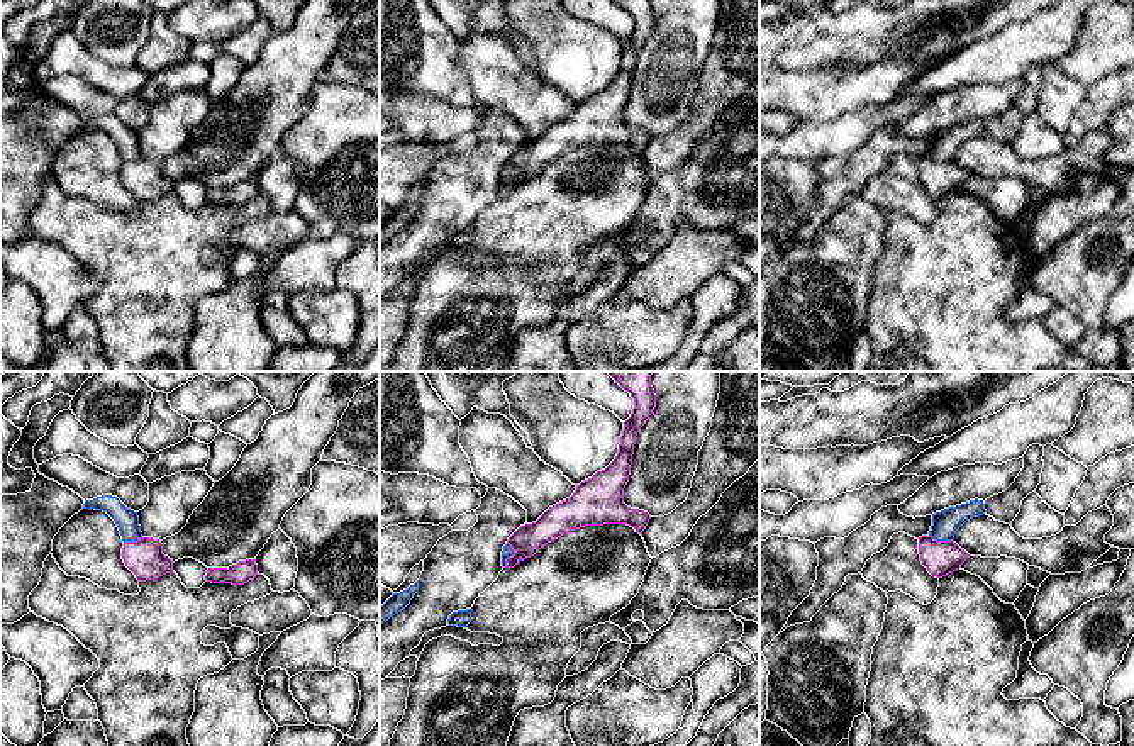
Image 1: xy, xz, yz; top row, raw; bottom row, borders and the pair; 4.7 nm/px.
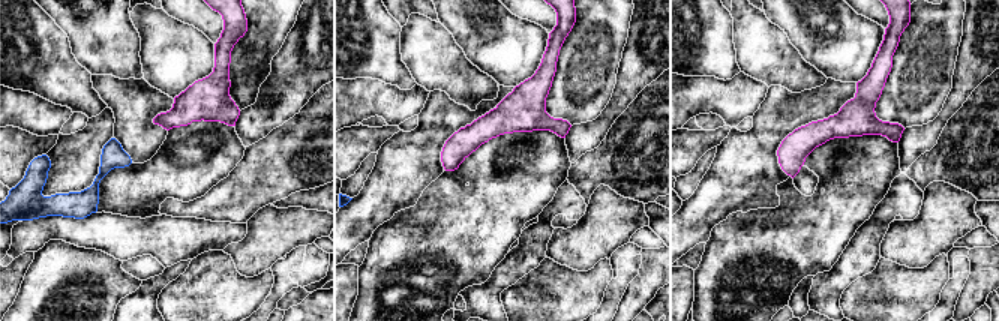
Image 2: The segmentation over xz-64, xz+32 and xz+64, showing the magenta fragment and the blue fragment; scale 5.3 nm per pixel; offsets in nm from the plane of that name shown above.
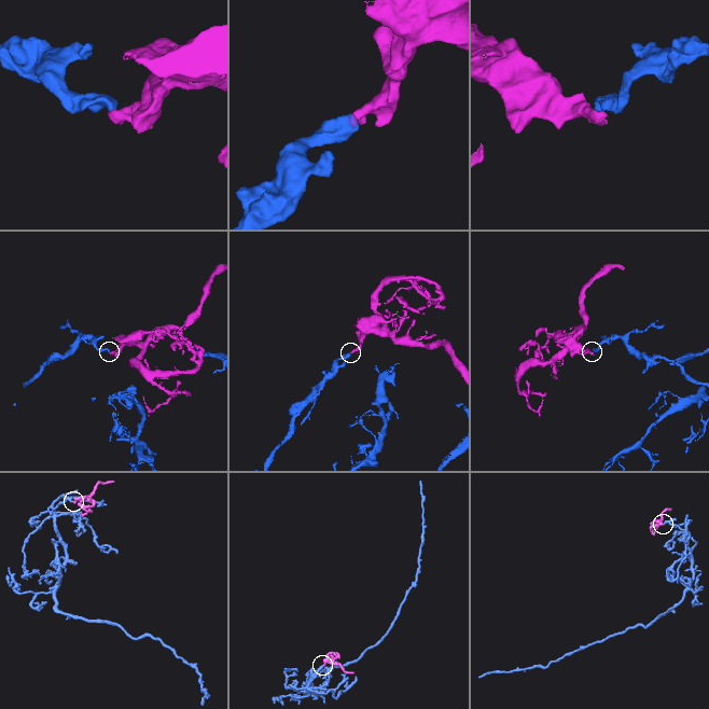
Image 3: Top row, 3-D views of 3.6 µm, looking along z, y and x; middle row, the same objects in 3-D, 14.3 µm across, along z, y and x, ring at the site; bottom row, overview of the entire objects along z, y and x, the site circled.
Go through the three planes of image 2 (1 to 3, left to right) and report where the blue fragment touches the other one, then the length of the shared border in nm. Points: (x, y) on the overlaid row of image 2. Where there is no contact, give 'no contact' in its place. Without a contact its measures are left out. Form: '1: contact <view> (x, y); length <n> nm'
1: no contact
2: no contact
3: no contact

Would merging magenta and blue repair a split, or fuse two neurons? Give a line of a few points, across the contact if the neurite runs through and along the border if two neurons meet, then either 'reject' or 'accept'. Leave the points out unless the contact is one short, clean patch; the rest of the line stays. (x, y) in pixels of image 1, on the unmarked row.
line xz (507, 161), (512, 175), (504, 187); reject

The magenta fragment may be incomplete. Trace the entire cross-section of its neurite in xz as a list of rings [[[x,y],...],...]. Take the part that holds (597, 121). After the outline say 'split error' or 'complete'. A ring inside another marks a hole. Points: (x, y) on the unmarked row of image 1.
[[[615,0],[634,19],[631,37],[624,42],[615,80],[592,98],[576,105],[575,114],[549,127],[536,142],[520,146],[509,164],[514,175],[505,188],[514,188],[520,180],[534,176],[548,163],[563,154],[603,144],[627,144],[642,154],[651,136],[624,124],[624,109],[629,102],[636,56],[656,27],[651,0]]] | complete

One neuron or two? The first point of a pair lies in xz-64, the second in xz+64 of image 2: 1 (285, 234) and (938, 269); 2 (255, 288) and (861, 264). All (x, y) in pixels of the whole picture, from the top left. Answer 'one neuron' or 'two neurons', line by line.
1: two neurons
2: two neurons

